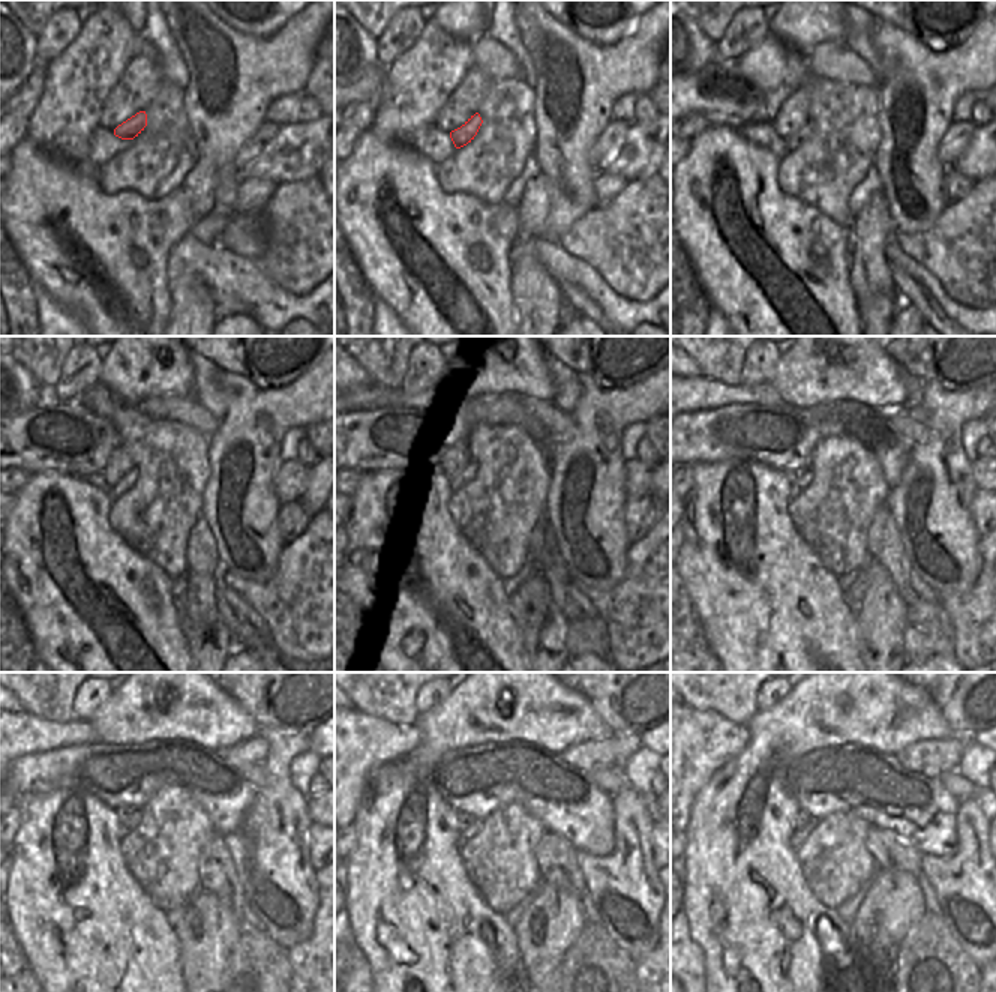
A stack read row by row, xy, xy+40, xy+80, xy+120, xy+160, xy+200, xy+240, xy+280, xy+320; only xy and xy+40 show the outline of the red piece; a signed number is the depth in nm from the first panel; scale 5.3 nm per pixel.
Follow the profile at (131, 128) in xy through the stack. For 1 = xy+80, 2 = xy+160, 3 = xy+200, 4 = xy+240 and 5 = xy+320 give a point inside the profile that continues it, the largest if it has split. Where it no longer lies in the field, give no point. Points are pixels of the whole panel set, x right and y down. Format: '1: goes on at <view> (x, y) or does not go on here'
1: goes on at xy+80 (806, 131)
2: goes on at xy+160 (458, 488)
3: goes on at xy+200 (807, 476)
4: goes on at xy+240 (134, 818)
5: goes on at xy+320 (798, 839)

